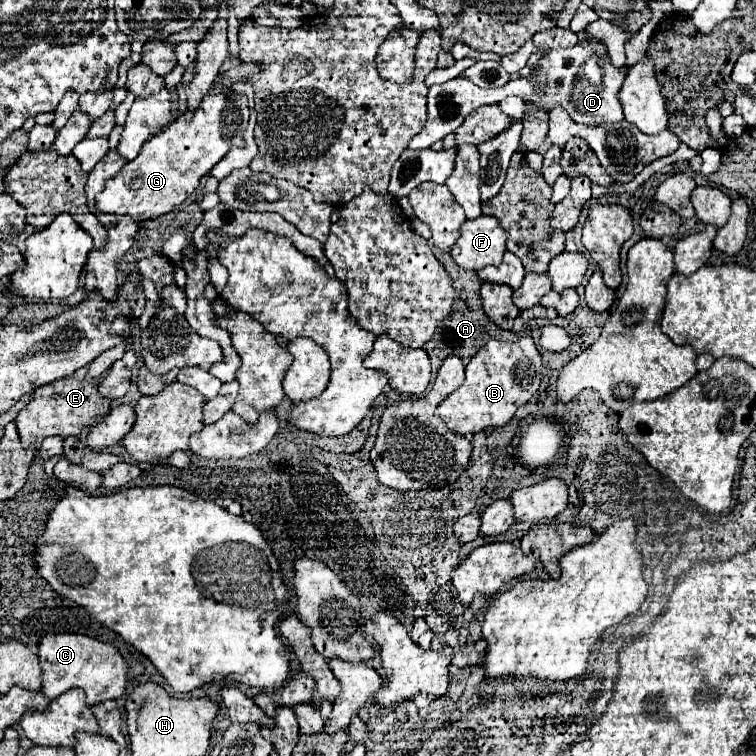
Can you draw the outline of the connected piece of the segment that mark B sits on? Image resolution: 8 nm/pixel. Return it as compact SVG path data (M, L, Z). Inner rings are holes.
M523 336L517 342L489 340L467 364L465 382L451 392L439 406L437 416L457 434L475 434L489 426L505 426L517 408L525 404L539 388L541 382L541 354L531 336Z

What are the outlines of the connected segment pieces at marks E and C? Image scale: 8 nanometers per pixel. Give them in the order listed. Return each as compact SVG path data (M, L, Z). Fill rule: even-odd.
M85 368L77 370L69 378L61 378L57 382L47 384L47 386L41 386L33 392L33 400L29 402L29 406L25 406L15 418L17 430L21 434L21 444L24 447L29 447L29 444L39 446L43 438L53 436L53 434L57 434L61 438L77 436L83 432L83 428L93 426L101 418L105 418L105 414L109 412L111 400L99 396L99 392L97 392L99 378L89 380L83 374L85 374Z
M45 634L39 644L43 668L43 694L51 700L71 688L81 688L87 694L87 704L95 706L105 700L121 698L127 680L127 662L119 650L107 642L81 634Z

